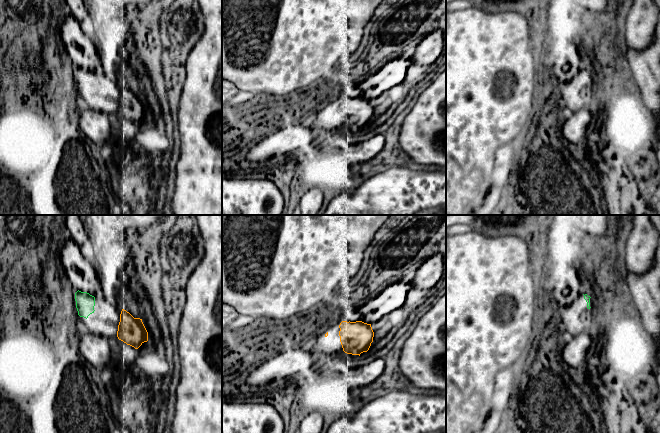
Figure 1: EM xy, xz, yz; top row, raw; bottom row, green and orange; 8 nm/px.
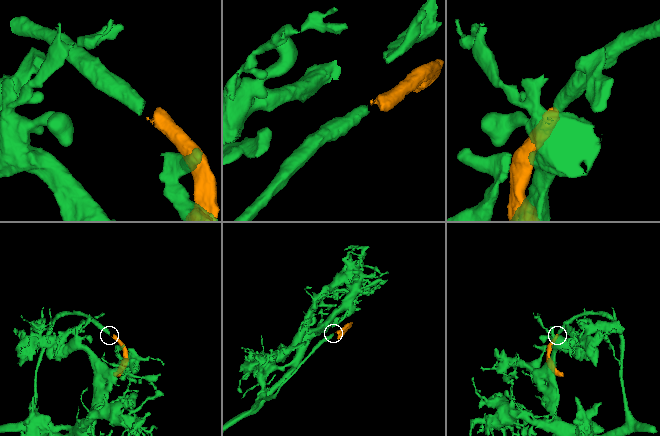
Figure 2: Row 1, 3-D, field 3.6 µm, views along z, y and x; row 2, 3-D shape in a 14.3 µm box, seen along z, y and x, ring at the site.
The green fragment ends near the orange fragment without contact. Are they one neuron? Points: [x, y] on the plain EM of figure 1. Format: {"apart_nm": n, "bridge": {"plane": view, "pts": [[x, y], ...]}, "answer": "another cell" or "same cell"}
{"apart_nm": 220, "bridge": {"plane": "xy", "pts": [[94, 86], [120, 90]]}, "answer": "same cell"}

